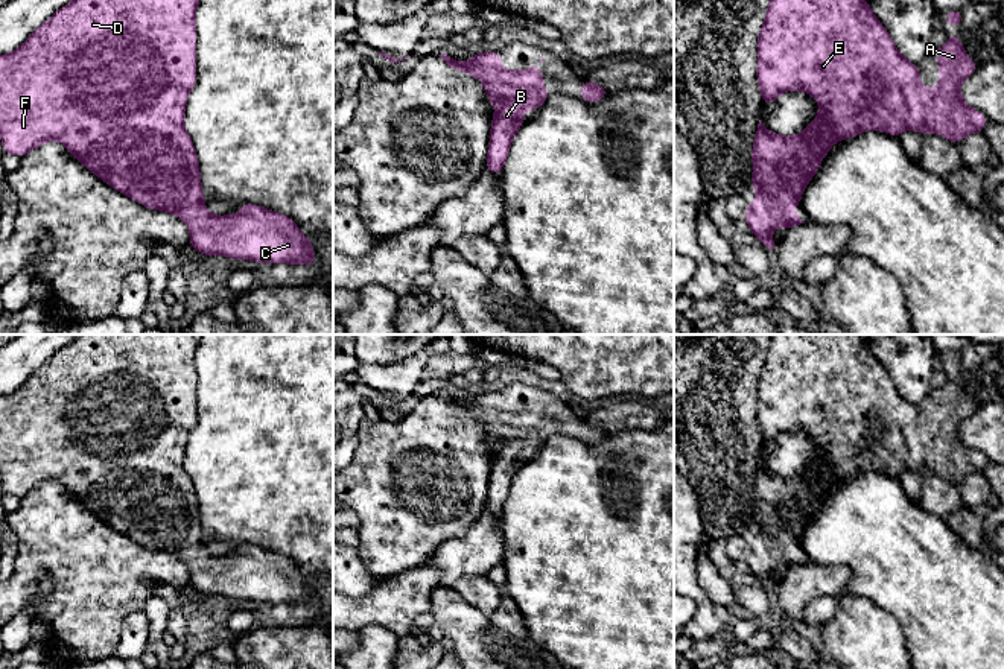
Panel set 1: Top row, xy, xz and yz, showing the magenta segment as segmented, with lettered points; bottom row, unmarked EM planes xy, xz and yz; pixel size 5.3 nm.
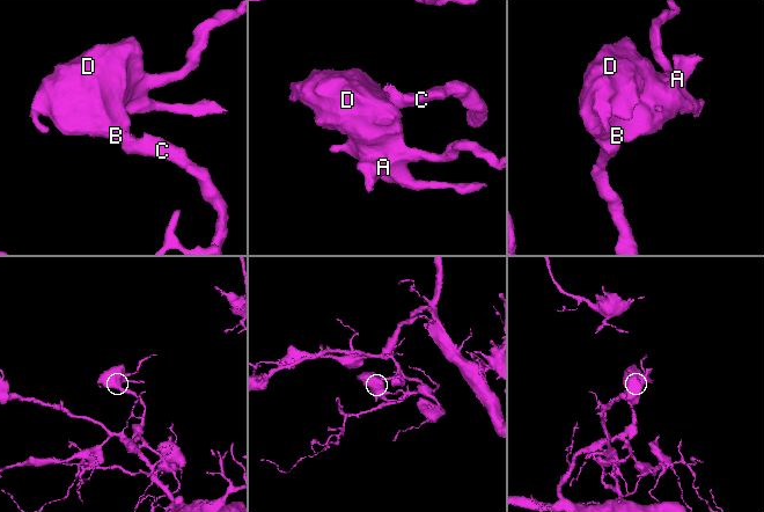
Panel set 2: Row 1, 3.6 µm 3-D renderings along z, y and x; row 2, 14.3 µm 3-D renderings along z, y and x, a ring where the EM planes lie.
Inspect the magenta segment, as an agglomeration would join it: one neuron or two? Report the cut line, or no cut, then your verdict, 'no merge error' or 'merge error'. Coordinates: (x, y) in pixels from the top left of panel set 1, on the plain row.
no cut; no merge error

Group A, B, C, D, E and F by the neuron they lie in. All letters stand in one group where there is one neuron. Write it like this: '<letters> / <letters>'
A B C D E F

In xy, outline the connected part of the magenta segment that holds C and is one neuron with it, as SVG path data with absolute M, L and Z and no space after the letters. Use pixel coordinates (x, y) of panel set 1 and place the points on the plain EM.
M81 334L68 345L58 350L44 365L33 371L17 391L0 395L0 477L3 493L24 497L46 482L59 480L79 503L113 529L129 537L143 547L180 556L190 570L189 585L202 596L225 596L236 601L254 601L259 604L316 605L318 601L312 591L312 581L301 575L291 558L256 544L240 544L240 553L237 556L213 556L202 543L204 531L201 526L198 496L193 482L184 468L187 436L196 426L195 353L199 341L201 334Z

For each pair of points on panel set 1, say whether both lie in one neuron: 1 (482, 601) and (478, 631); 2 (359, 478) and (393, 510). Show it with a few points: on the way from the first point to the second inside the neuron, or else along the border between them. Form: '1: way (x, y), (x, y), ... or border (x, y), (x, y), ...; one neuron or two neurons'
1: border (454, 589), (489, 618); two neurons
2: way (367, 485), (385, 502); one neuron

